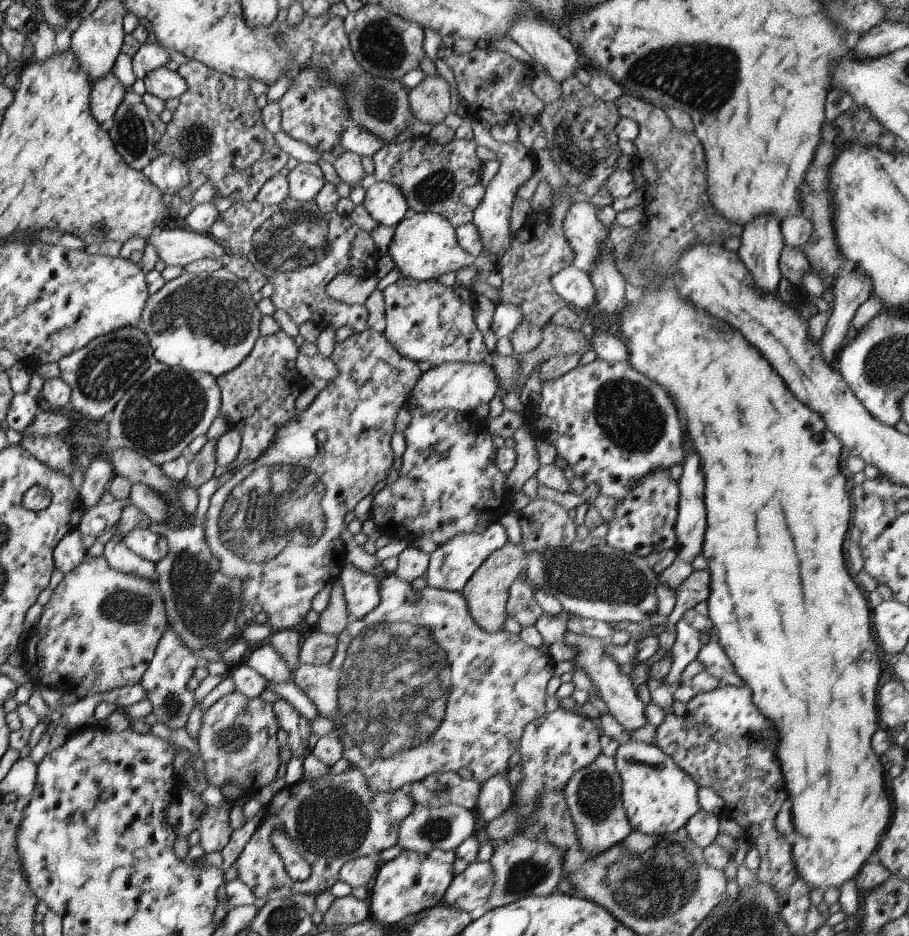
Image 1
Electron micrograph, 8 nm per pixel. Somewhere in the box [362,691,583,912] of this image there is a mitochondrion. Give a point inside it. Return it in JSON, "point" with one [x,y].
{"point":[524,876]}

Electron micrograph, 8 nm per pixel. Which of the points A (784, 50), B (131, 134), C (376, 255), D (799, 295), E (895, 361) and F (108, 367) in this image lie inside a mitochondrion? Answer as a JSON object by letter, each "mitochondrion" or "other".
{"A":"other","B":"mitochondrion","C":"other","D":"other","E":"mitochondrion","F":"mitochondrion"}

